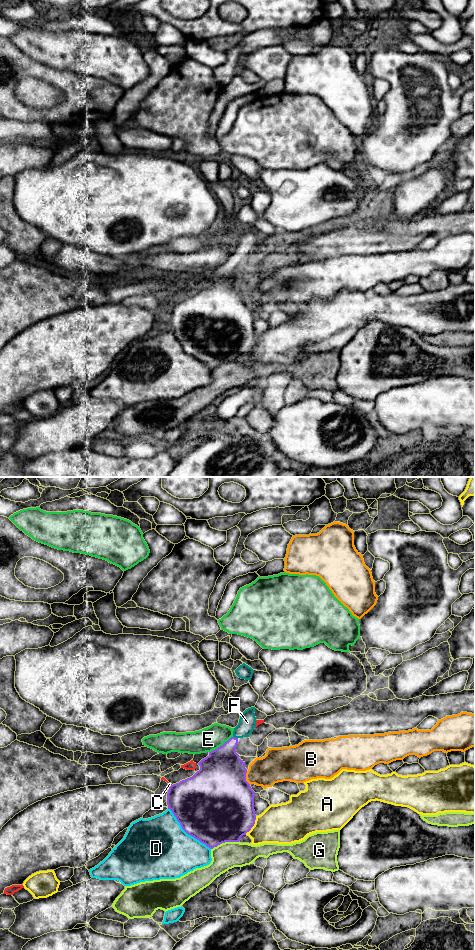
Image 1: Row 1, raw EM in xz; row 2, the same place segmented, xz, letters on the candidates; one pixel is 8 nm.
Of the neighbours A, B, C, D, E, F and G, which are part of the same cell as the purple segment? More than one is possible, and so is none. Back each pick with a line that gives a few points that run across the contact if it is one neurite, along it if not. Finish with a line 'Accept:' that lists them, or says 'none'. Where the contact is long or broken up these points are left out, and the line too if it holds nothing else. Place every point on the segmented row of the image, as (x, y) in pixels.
F: line xz (223, 766), (225, 755), (234, 737), (247, 722)
Accept: F

